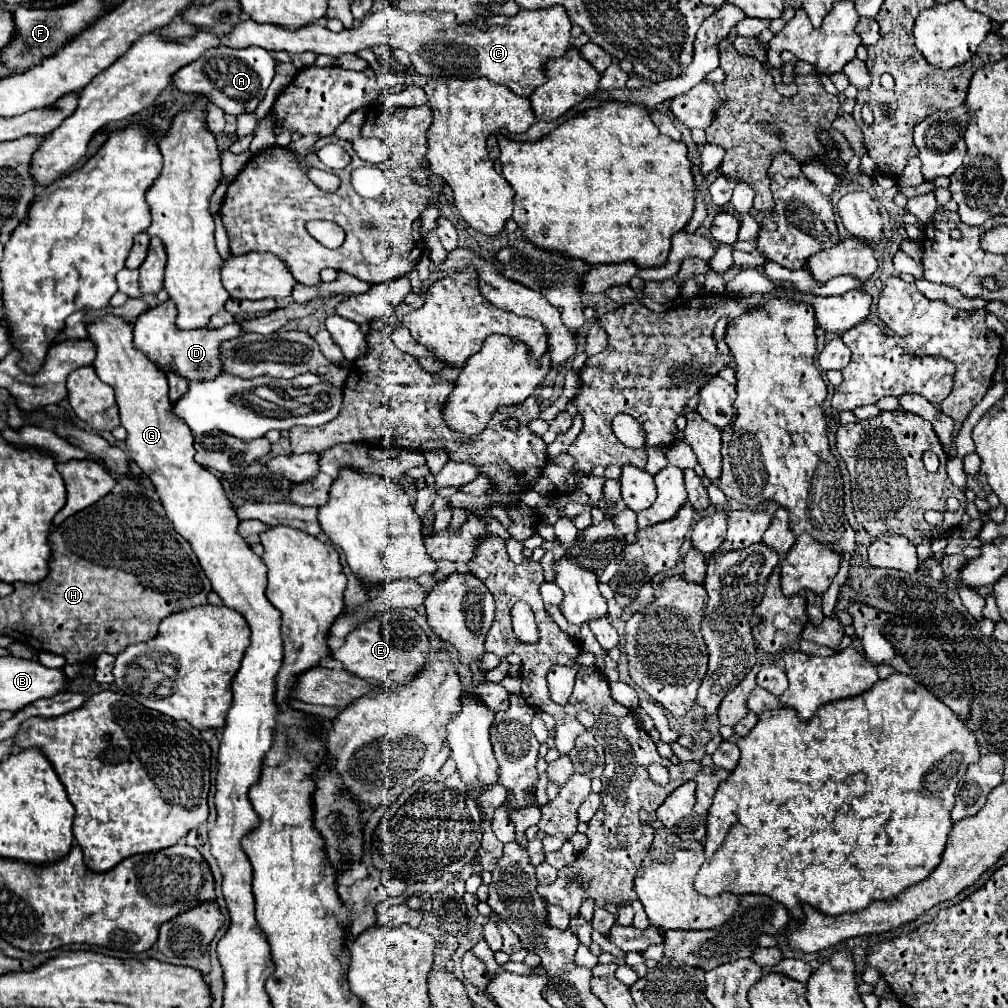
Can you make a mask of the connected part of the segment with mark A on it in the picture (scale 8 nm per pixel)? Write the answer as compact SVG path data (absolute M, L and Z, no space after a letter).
M218 46L210 48L204 56L194 60L192 64L180 68L172 76L172 86L188 92L188 94L204 94L212 100L212 104L220 106L226 114L240 116L254 112L256 106L264 100L264 94L274 78L276 62L264 48L248 46L248 48L228 48Z

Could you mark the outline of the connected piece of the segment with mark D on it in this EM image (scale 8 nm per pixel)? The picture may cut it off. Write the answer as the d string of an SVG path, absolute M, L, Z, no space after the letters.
M172 300L156 304L134 322L134 346L140 348L152 362L156 362L164 372L172 370L188 380L210 380L220 374L218 346L222 340L236 338L242 334L240 324L226 324L222 328L208 330L178 330L176 328L176 306Z

